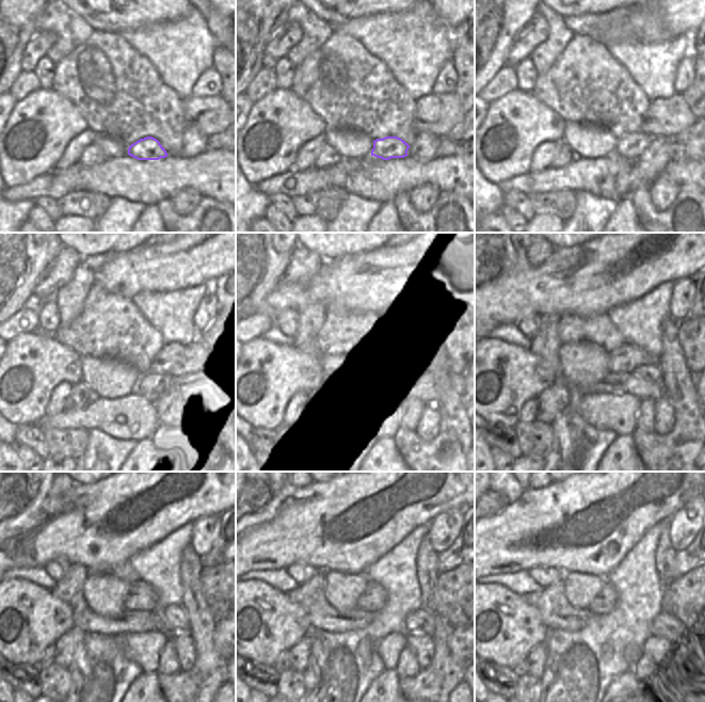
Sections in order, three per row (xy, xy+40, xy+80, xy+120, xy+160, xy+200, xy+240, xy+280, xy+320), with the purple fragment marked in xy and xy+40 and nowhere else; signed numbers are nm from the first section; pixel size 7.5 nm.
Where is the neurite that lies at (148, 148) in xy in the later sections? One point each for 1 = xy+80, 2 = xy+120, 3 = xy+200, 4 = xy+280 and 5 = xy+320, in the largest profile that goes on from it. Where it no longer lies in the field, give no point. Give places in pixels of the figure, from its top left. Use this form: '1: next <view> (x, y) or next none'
1: next xy+80 (630, 146)
2: next xy+120 (150, 385)
3: next xy+200 (646, 381)
4: next xy+280 (419, 621)
5: next xy+320 (665, 625)

